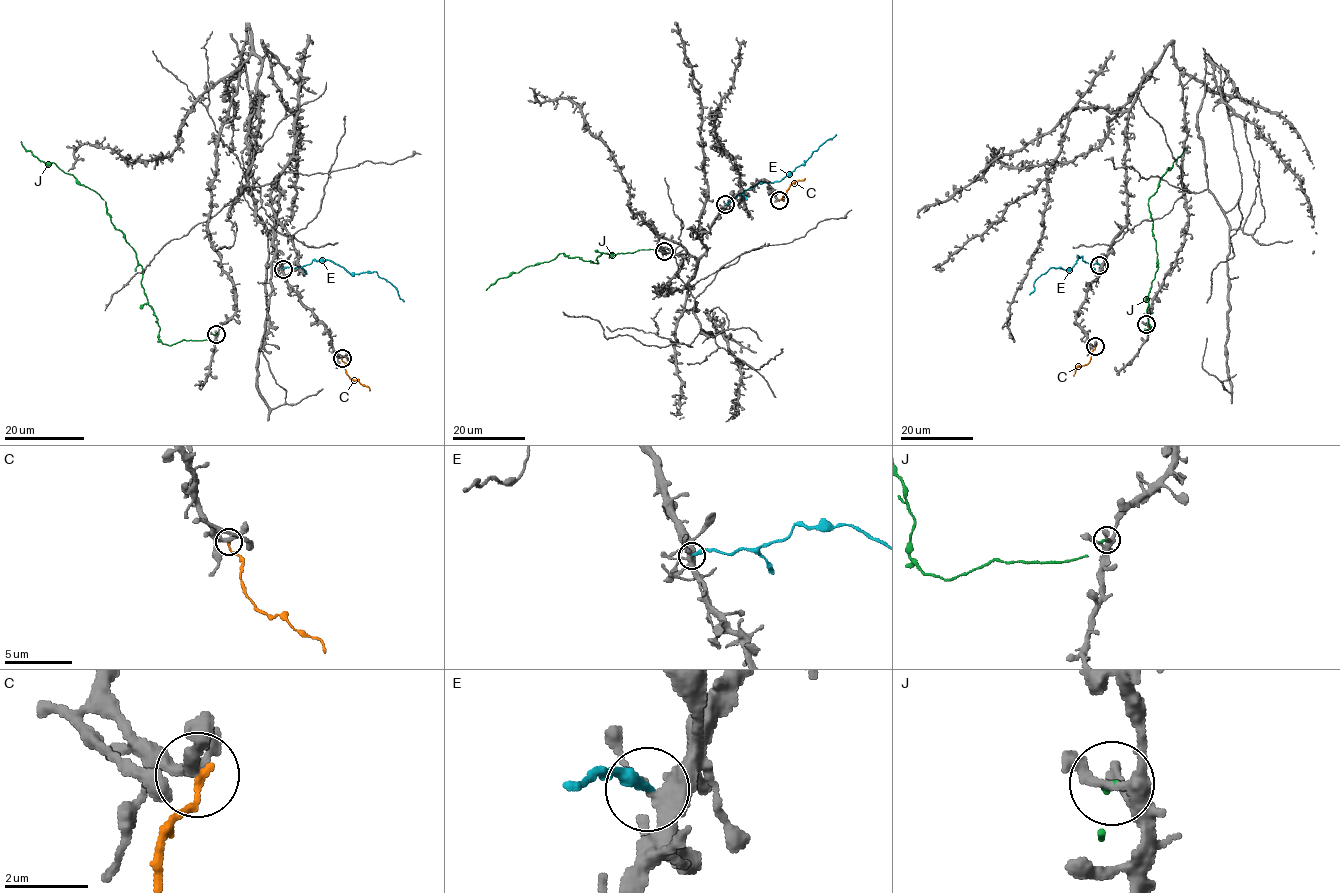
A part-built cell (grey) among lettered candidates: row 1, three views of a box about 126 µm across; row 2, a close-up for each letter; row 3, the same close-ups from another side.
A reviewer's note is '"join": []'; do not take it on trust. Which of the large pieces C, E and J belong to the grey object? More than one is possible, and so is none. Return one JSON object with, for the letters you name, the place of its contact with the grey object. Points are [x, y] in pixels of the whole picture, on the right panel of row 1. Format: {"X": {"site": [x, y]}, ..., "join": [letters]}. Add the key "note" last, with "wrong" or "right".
{"join": [], "note": "right"}

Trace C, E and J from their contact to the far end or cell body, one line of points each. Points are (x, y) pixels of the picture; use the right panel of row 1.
C: (1095, 346), (1090, 361), (1078, 367), (1073, 376)
E: (1099, 264), (1089, 263), (1078, 256), (1070, 269), (1050, 268), (1034, 282), (1034, 290), (1029, 294)
J: (1146, 324), (1144, 330), (1148, 334), (1148, 297), (1158, 268), (1148, 203), (1168, 167), (1171, 167), (1185, 148)

